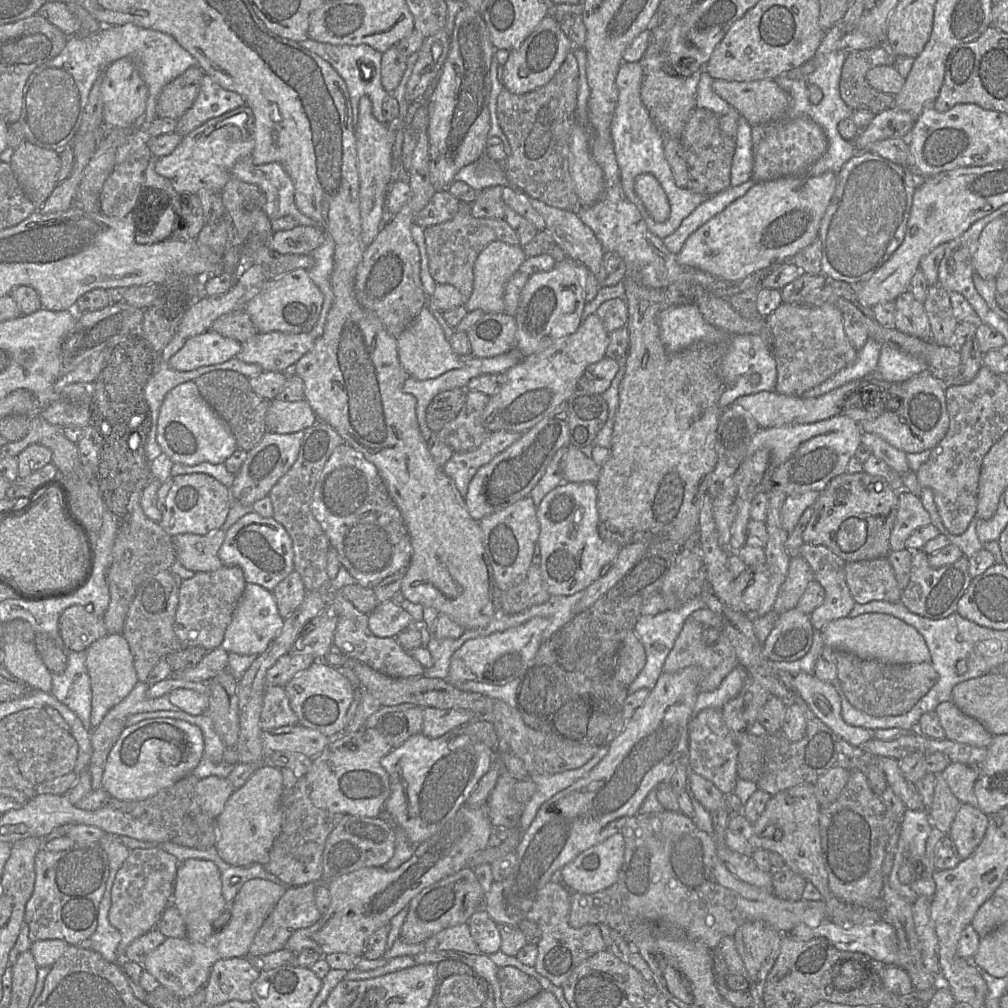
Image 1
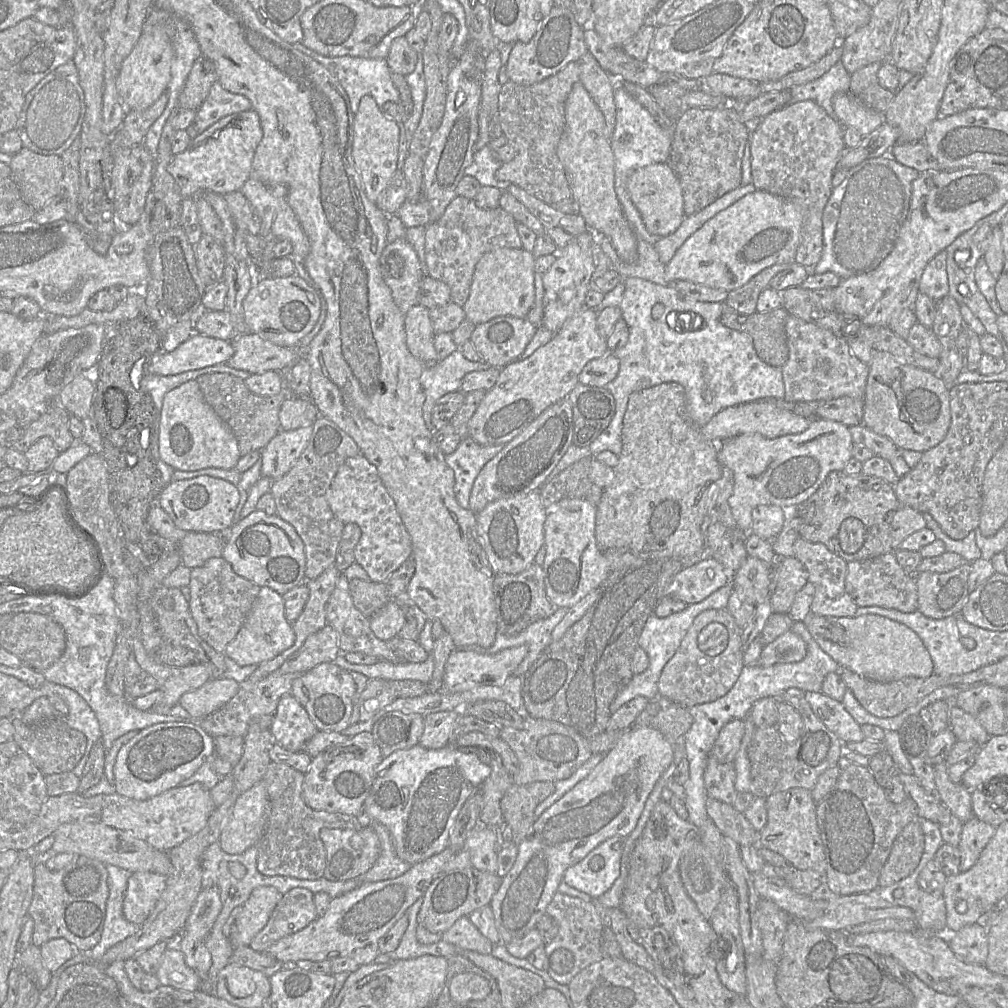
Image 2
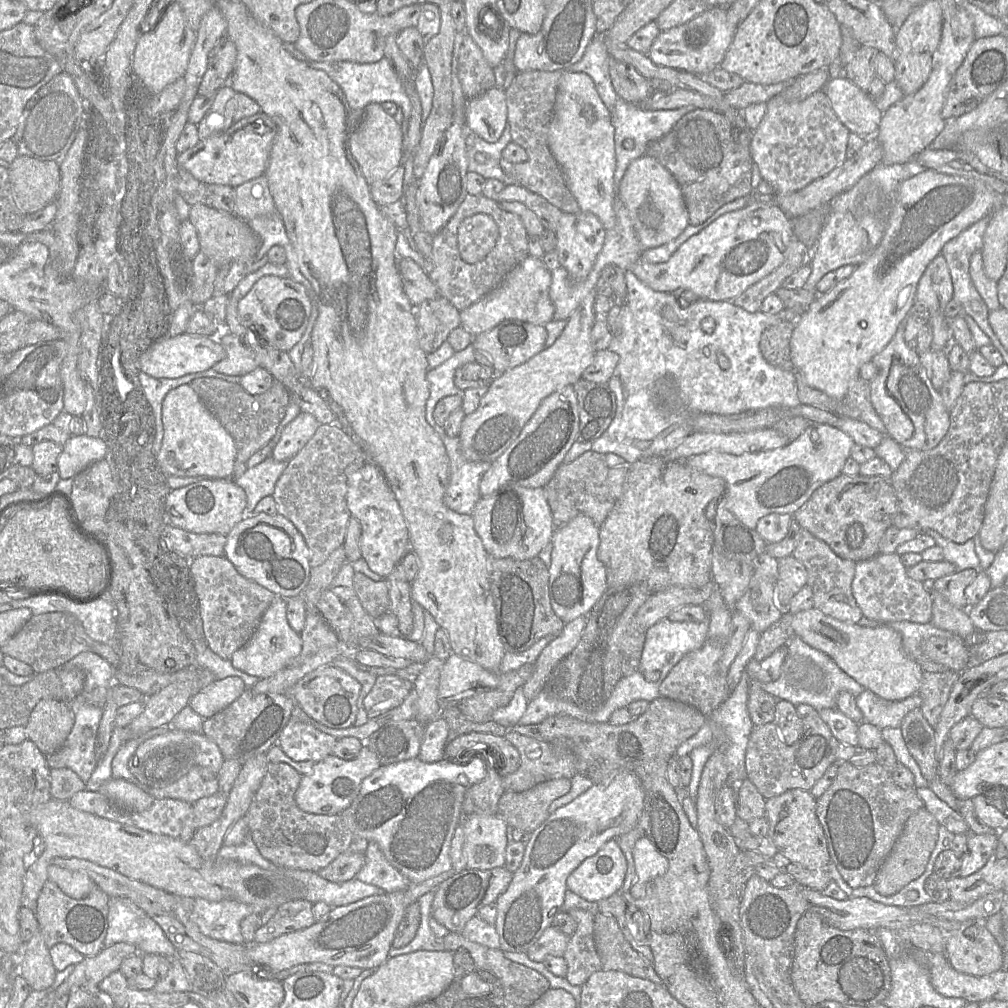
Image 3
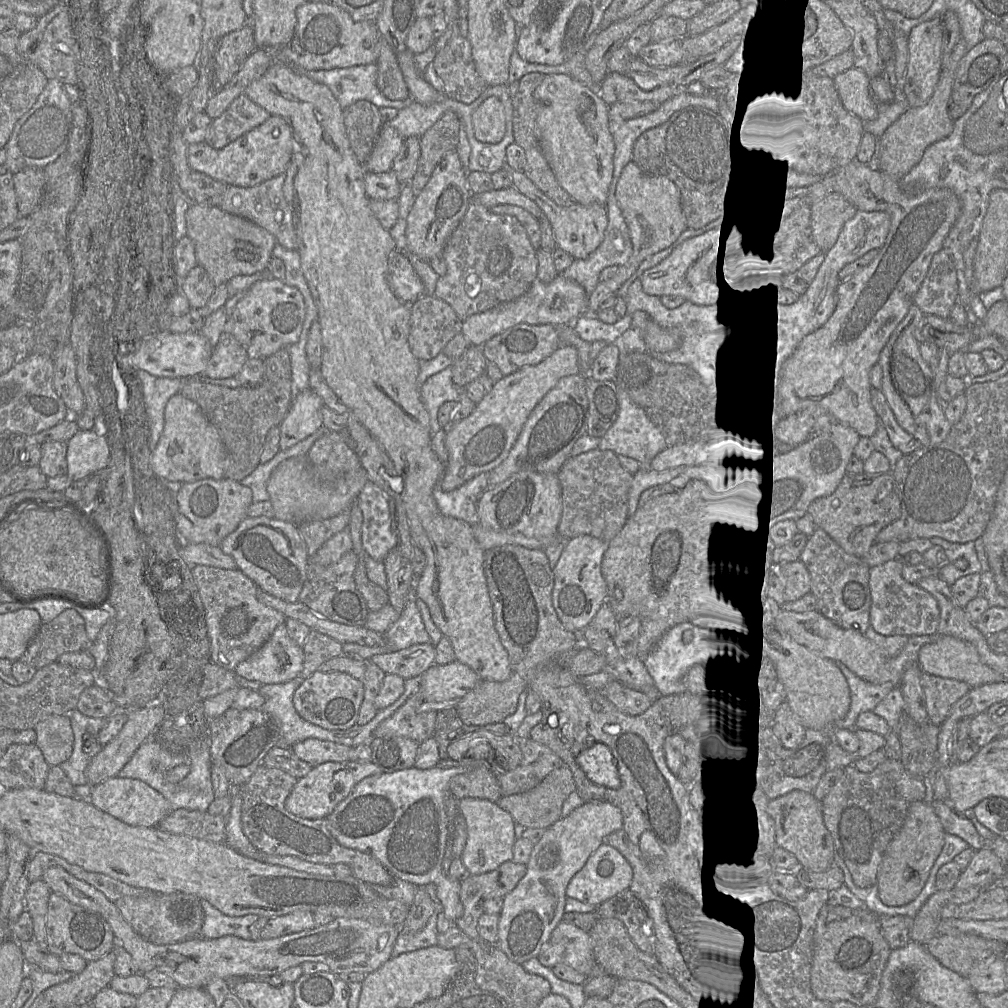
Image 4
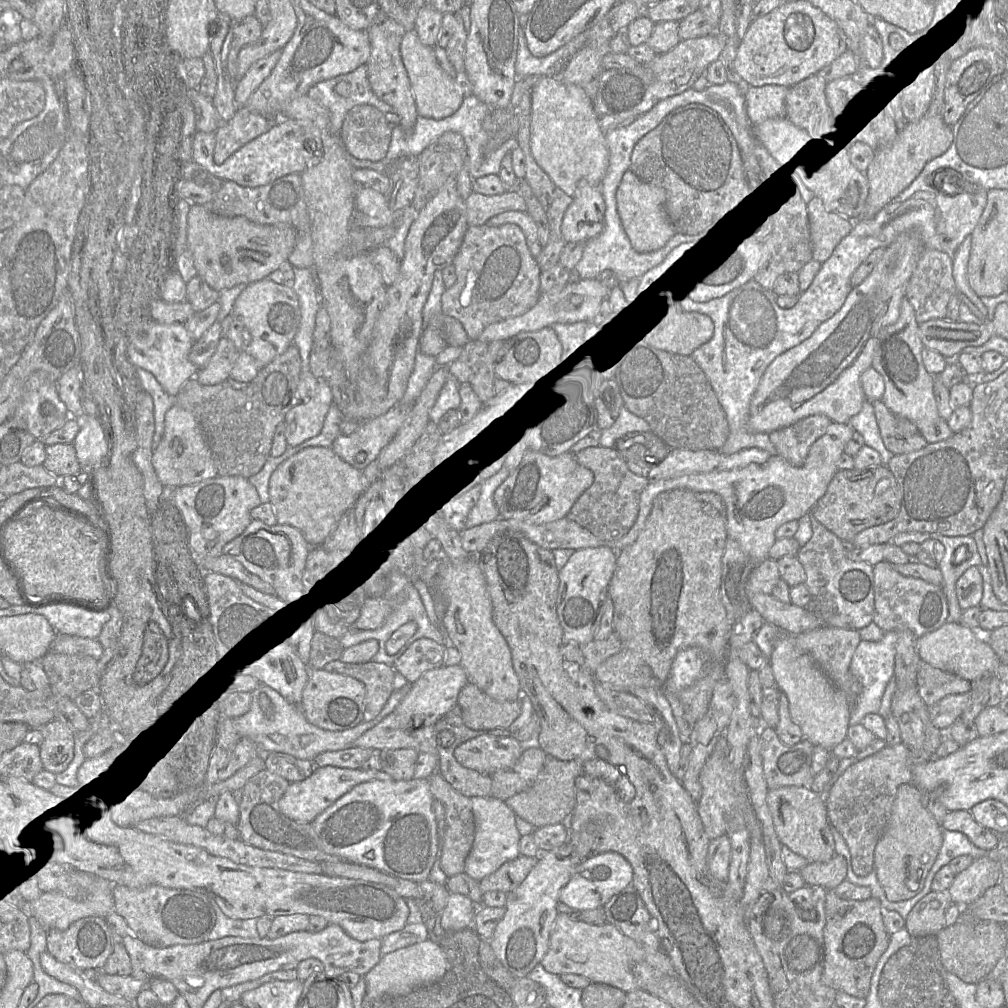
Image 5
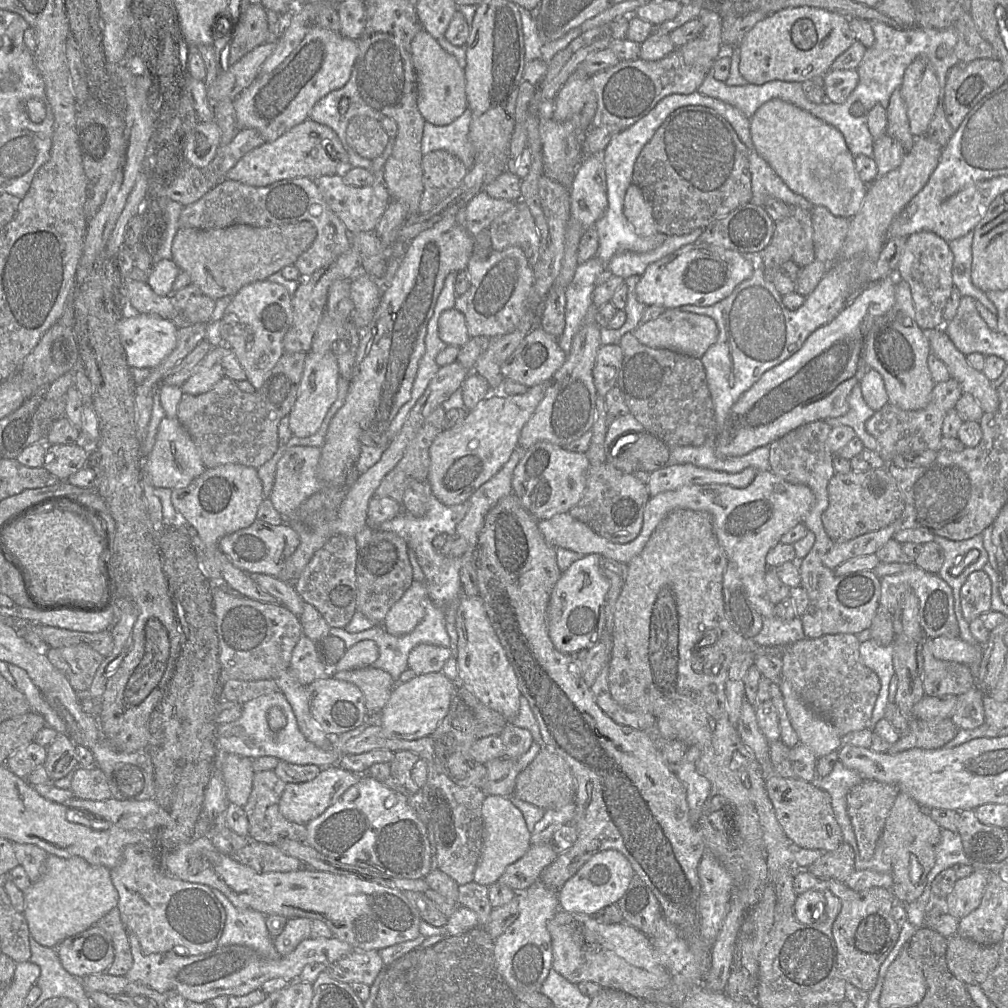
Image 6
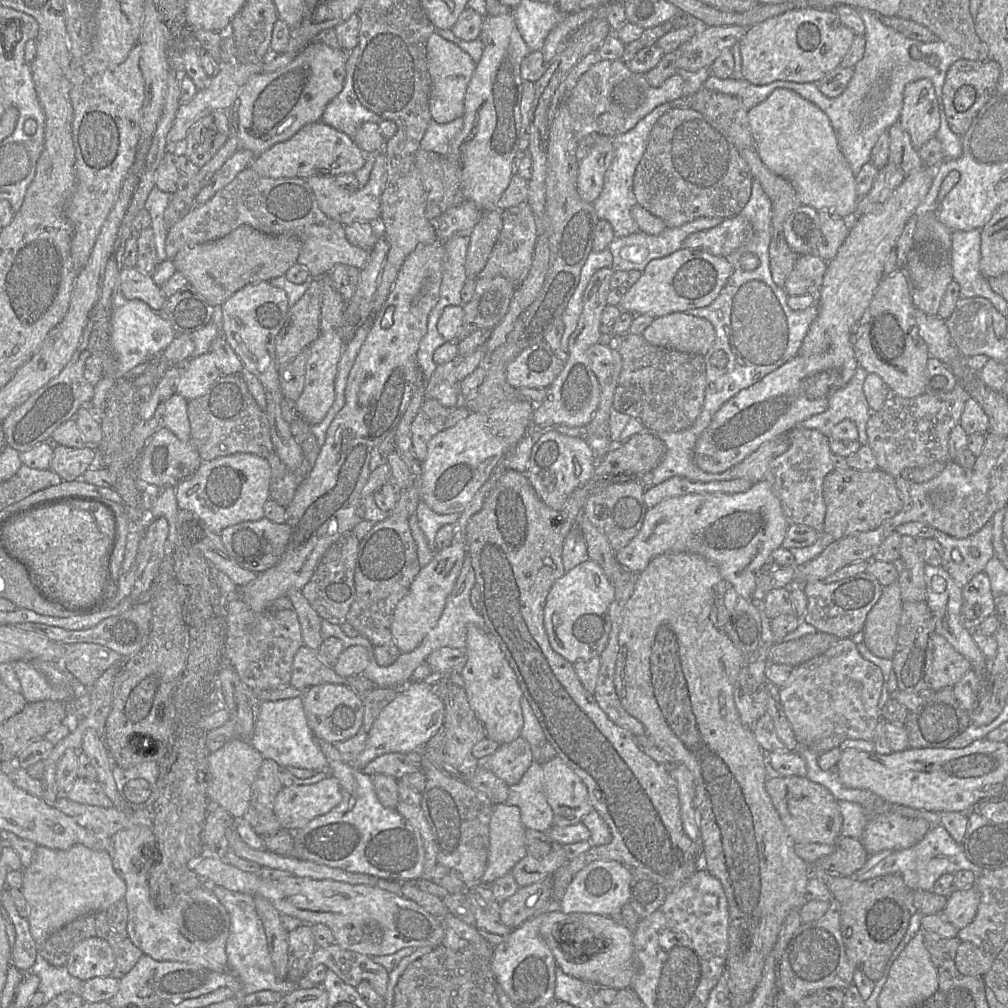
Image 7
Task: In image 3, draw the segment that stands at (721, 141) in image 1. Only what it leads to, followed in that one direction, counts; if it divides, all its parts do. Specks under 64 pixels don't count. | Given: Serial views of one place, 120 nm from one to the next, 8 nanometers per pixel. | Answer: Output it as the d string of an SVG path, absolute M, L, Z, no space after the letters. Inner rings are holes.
M695 109L687 113L667 134L649 142L645 155L658 160L677 180L689 224L693 226L704 223L723 205L753 191L750 146L735 142L729 122L717 111Z

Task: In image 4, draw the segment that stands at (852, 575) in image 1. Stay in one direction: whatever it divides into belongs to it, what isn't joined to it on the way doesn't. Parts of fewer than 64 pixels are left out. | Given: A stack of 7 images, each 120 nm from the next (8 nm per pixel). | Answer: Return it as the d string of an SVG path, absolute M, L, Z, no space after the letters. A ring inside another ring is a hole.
M897 557L869 567L869 623L883 635L935 635L940 622L937 600L917 584L906 581L902 576L902 566L902 560Z

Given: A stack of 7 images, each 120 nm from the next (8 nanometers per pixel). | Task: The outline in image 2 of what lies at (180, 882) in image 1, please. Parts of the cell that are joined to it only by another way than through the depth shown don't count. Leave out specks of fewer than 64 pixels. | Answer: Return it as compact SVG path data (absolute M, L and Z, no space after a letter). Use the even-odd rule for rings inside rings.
M217 887L202 889L175 944L183 953L187 966L201 979L202 985L212 965L206 939L221 909L219 889Z

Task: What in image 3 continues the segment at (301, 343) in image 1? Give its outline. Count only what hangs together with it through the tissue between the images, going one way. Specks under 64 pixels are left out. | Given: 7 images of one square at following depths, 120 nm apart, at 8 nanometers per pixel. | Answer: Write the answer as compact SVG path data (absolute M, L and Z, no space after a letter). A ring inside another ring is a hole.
M222 331L217 339L223 346L226 357L212 367L216 372L243 376L259 367L253 351L236 335Z

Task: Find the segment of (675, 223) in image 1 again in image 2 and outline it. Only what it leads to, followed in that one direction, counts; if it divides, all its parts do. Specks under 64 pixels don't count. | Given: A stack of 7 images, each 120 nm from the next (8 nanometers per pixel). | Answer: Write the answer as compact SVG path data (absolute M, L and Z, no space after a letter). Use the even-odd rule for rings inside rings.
M617 83L614 90L614 102L616 107L616 123L611 135L611 149L614 155L614 188L622 208L622 211L630 224L635 237L654 245L660 238L658 235L649 233L640 213L634 206L628 189L627 182L630 174L643 166L654 163L669 163L671 157L671 145L673 130L666 131L651 116L647 109L634 100L620 83ZM629 134L631 140L628 143L622 143L621 137Z

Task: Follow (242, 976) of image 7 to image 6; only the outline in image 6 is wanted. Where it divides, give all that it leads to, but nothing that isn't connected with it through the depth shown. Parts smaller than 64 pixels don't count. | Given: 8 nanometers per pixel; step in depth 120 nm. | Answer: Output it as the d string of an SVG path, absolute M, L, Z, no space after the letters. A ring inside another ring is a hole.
M211 889L226 913L224 929L218 941L219 947L240 945L251 948L268 960L278 960L282 957L274 947L264 914L252 909L237 908L221 891Z

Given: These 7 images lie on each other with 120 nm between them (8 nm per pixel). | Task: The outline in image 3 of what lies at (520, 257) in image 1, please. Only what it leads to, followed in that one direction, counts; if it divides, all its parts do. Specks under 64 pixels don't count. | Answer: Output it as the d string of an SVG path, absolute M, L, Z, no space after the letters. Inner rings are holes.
M529 255L506 275L497 288L460 311L460 326L476 336L494 328L504 320L520 320L534 325L551 322L555 311L549 296L551 280L551 272L546 269L542 260Z

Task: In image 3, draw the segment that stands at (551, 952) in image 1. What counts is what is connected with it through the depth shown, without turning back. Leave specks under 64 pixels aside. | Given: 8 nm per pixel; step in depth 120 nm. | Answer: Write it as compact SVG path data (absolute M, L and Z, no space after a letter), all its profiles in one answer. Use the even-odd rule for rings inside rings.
M582 909L567 912L576 922L576 930L569 937L563 958L567 964L565 979L573 986L582 986L595 972L602 970L602 963L594 941L594 915Z

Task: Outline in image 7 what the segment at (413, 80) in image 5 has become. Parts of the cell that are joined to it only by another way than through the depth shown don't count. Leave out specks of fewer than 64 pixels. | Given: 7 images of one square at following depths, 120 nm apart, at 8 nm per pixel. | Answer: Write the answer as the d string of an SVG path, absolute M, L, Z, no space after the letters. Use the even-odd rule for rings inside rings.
M436 31L429 37L426 49L428 74L431 83L429 95L431 118L440 124L448 123L463 116L466 89L477 63L467 52L455 43L441 37Z

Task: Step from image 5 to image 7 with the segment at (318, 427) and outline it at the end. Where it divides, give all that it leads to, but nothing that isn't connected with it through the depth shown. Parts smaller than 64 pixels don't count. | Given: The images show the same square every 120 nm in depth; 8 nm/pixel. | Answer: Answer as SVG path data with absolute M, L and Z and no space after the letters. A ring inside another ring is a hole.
M340 330L321 332L309 346L309 351L304 388L295 404L299 417L310 425L314 425L323 420L335 399L334 383L337 375L337 364L343 353L343 339Z

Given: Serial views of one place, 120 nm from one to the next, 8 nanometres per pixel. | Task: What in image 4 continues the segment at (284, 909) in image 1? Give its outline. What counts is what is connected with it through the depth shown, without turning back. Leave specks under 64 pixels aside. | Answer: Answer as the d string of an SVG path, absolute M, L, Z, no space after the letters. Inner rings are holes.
M296 911L287 915L269 918L260 932L260 939L278 938L313 928L312 913L309 911Z

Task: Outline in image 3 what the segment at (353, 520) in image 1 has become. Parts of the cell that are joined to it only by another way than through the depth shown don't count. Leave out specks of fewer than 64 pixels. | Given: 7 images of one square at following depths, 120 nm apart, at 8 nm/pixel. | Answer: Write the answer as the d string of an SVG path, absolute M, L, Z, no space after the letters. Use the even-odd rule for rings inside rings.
M367 461L360 469L349 475L346 503L351 517L356 518L361 524L361 558L373 572L385 579L410 550L410 540L401 508L376 464Z

